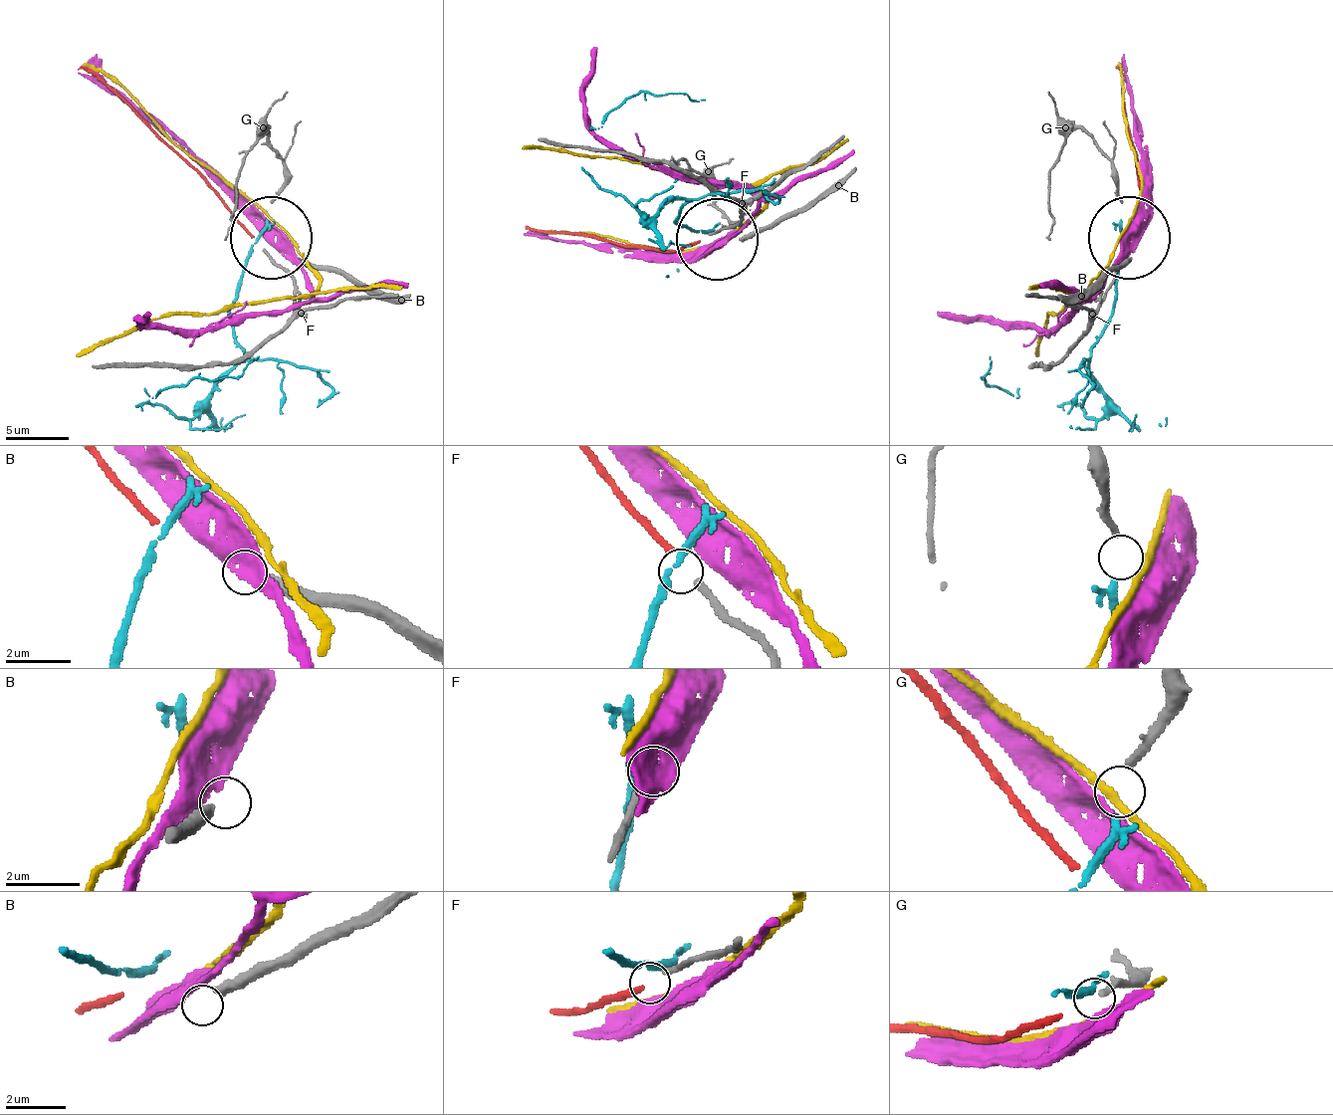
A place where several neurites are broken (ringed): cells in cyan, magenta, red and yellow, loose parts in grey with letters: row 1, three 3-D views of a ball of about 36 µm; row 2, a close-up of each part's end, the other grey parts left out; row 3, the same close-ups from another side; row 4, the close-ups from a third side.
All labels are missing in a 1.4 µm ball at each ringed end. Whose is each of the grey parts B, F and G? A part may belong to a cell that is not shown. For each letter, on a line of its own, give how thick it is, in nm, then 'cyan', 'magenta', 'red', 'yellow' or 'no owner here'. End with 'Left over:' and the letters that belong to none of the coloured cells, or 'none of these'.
B: 400 nm | no owner here
F: 200 nm | red
G: 220 nm | cyan
Left over: B

